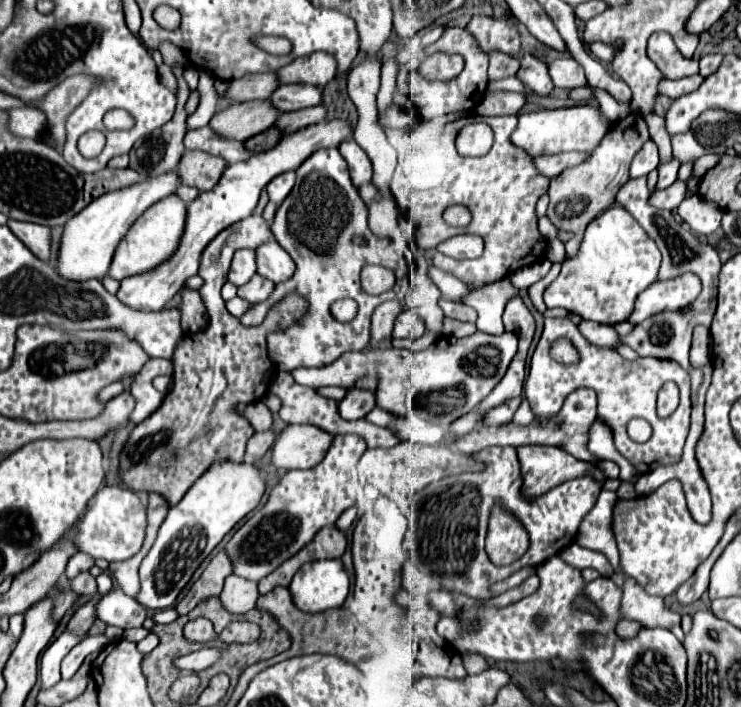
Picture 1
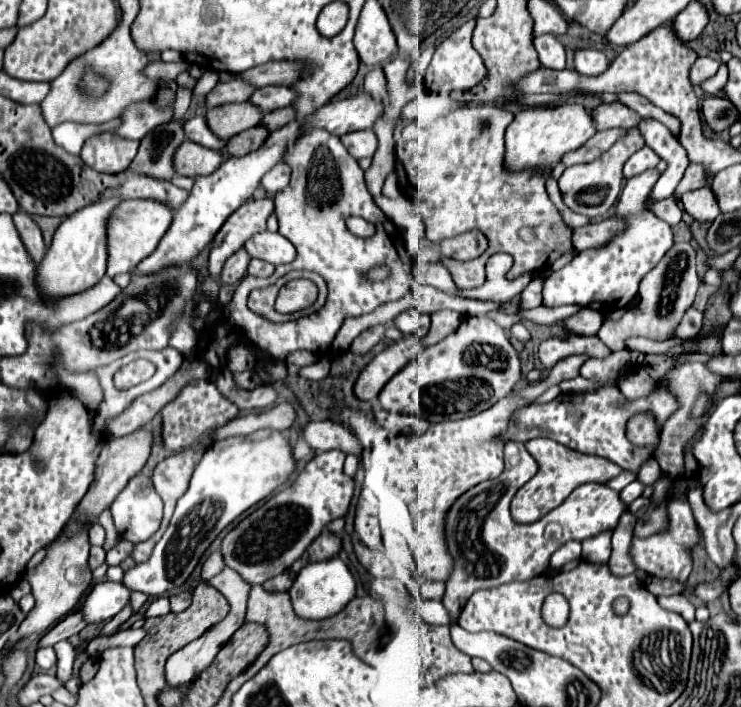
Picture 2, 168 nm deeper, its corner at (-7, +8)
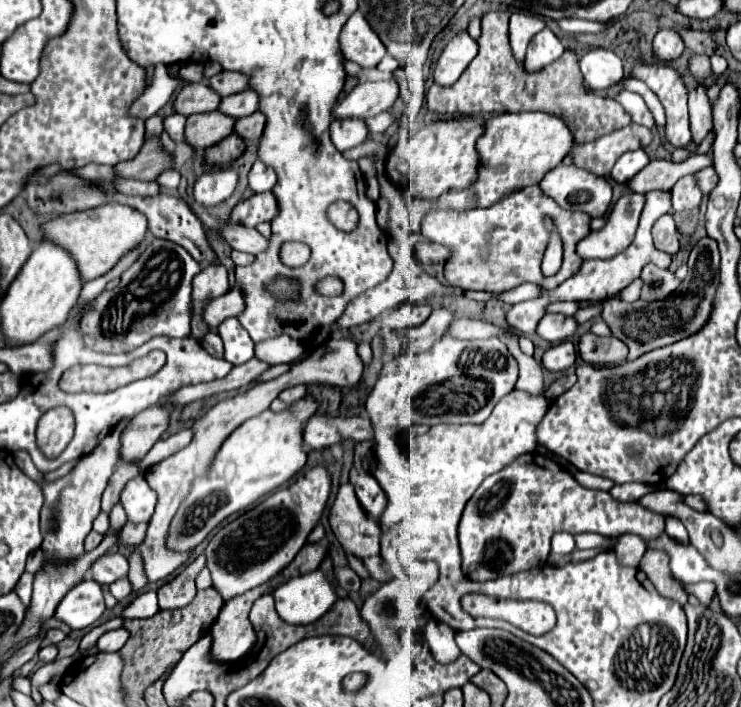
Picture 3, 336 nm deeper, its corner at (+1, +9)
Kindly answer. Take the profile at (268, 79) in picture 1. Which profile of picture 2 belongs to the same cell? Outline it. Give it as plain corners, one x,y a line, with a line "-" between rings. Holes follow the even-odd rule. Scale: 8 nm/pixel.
234,75
230,81
218,83
206,95
206,105
216,107
224,103
242,103
242,101
248,101
254,91
256,91
254,85
248,85
248,81
244,81
240,75

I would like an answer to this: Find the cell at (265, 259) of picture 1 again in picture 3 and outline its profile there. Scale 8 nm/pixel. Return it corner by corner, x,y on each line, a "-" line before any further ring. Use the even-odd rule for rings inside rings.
230,220
224,222
224,226
220,228
220,236
234,248
240,252
248,252
248,254
260,254
266,246
268,240
256,230
256,228
248,228
242,224
232,224

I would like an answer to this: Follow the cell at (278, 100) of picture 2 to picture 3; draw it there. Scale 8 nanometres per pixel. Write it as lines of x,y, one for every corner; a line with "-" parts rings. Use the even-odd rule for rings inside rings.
250,90
226,96
220,102
220,112
230,116
230,118
236,118
236,120
250,116
256,110
258,110
258,94
250,92

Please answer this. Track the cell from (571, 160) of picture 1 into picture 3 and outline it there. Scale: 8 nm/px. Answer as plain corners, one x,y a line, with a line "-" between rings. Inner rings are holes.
630,124
622,130
616,130
608,136
602,136
590,144
576,144
574,146
574,164
596,176
608,178
612,166
616,164
618,156
630,150
642,150
652,144
652,130

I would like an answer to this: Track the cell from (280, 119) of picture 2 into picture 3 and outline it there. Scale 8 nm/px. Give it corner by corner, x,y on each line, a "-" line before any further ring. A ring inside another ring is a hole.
254,112
252,116
244,116
240,120
236,120
234,124
234,134
238,134
244,140
258,140
264,132
264,124
266,118
262,112

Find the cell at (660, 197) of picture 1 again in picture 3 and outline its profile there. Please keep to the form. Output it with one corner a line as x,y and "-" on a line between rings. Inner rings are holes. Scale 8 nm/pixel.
704,168
700,172
696,172
698,178
698,186
702,190
702,194
710,194
712,188
716,188
716,170
714,168

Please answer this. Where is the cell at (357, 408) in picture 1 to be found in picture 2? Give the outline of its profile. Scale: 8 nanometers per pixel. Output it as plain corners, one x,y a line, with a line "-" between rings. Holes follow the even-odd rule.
406,335
402,341
390,345
382,353
378,353
358,375
354,385
354,395
360,401
376,401
378,393
396,375
408,361
422,353
422,341
416,335

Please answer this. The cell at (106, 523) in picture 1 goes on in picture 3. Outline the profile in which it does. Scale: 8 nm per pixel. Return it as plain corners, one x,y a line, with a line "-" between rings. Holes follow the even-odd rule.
144,476
132,478
120,494
124,510
130,522
148,522
154,514
156,506
156,492
148,486

